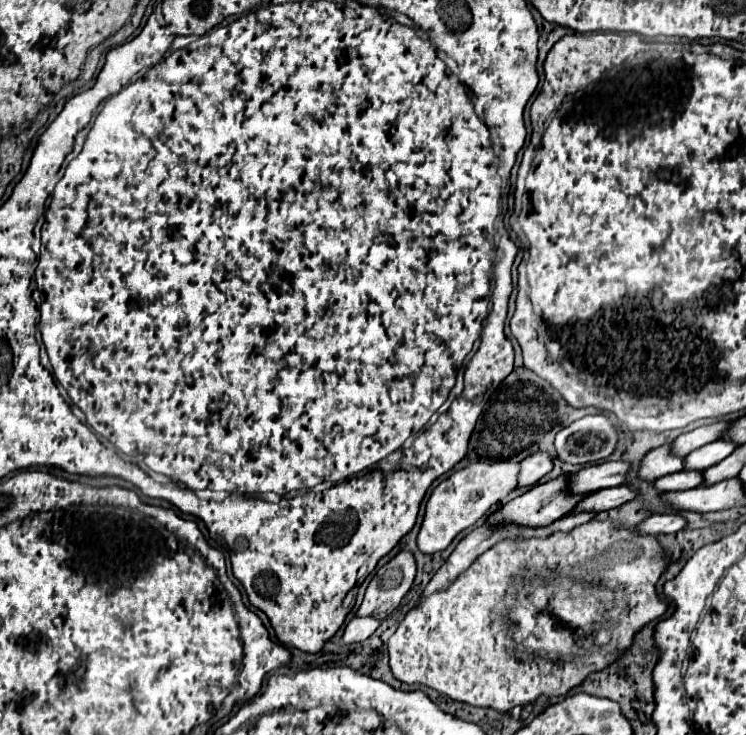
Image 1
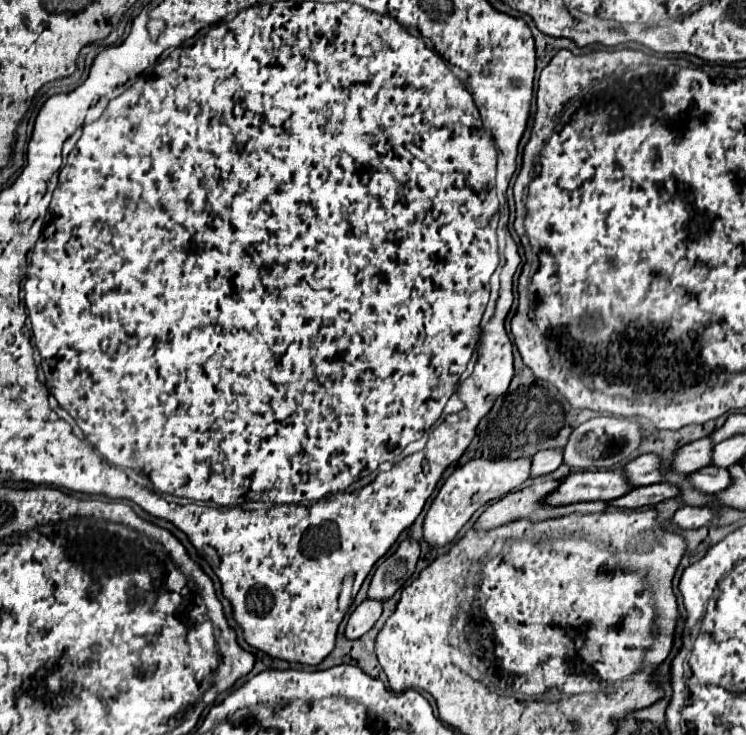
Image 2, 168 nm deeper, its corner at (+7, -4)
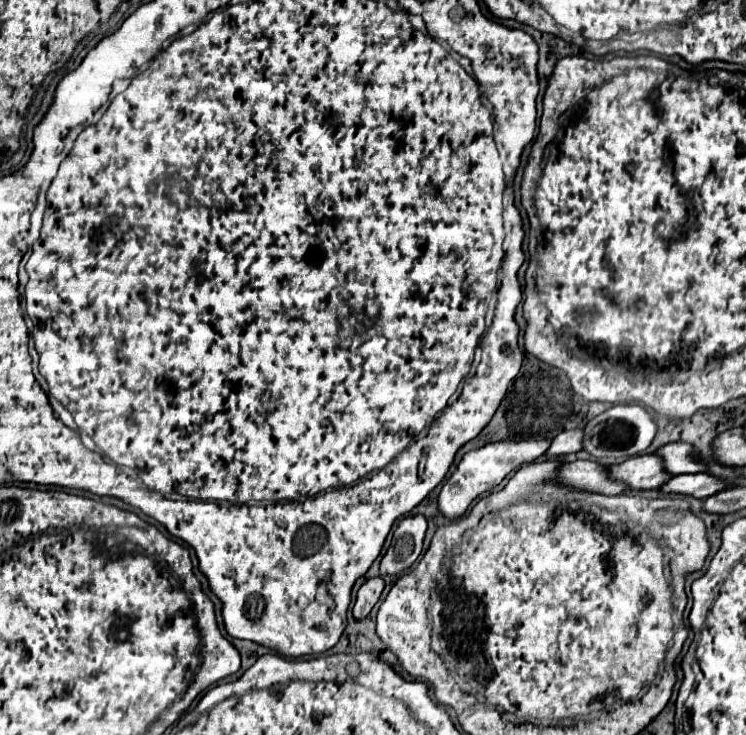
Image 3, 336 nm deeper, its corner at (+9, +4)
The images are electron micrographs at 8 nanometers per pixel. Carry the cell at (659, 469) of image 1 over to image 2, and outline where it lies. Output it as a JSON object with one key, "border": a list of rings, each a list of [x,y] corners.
{"border":[[[698,439],[692,443],[686,443],[682,447],[678,447],[672,455],[672,471],[674,473],[692,473],[698,471],[700,467],[710,465],[710,453],[712,453],[714,443],[710,439]]]}

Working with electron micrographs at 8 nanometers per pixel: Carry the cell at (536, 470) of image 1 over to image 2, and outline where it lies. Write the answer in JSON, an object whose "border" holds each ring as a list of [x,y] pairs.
{"border":[[[548,449],[548,451],[538,451],[532,457],[532,469],[530,469],[530,477],[542,477],[548,475],[552,471],[556,471],[562,463],[562,451],[556,449]]]}

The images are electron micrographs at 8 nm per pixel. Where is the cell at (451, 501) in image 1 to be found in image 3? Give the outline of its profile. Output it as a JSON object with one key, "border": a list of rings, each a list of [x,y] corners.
{"border":[[[526,439],[526,441],[504,441],[504,443],[488,443],[480,449],[468,451],[462,461],[458,463],[456,471],[450,475],[450,479],[444,483],[440,495],[438,495],[438,507],[442,511],[442,515],[446,515],[448,519],[456,519],[460,515],[464,515],[464,511],[470,507],[470,503],[494,489],[496,485],[502,483],[502,479],[506,475],[510,475],[512,471],[516,471],[520,465],[524,463],[532,463],[538,457],[542,457],[550,447],[550,439]]]}

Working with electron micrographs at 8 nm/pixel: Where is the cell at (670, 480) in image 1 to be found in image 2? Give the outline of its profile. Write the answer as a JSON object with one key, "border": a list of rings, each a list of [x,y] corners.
{"border":[[[702,467],[702,471],[694,471],[688,475],[688,481],[700,491],[700,493],[718,493],[728,487],[730,473],[728,469],[720,467]]]}

